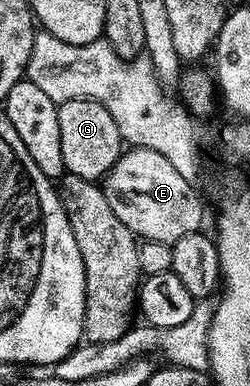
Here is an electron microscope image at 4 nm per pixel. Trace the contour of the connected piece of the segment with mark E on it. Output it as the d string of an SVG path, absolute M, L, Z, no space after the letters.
M132 146L124 149L117 164L101 182L105 200L117 212L121 224L129 228L139 240L161 240L173 243L189 232L199 230L203 222L203 202L192 182L185 180L161 152Z

